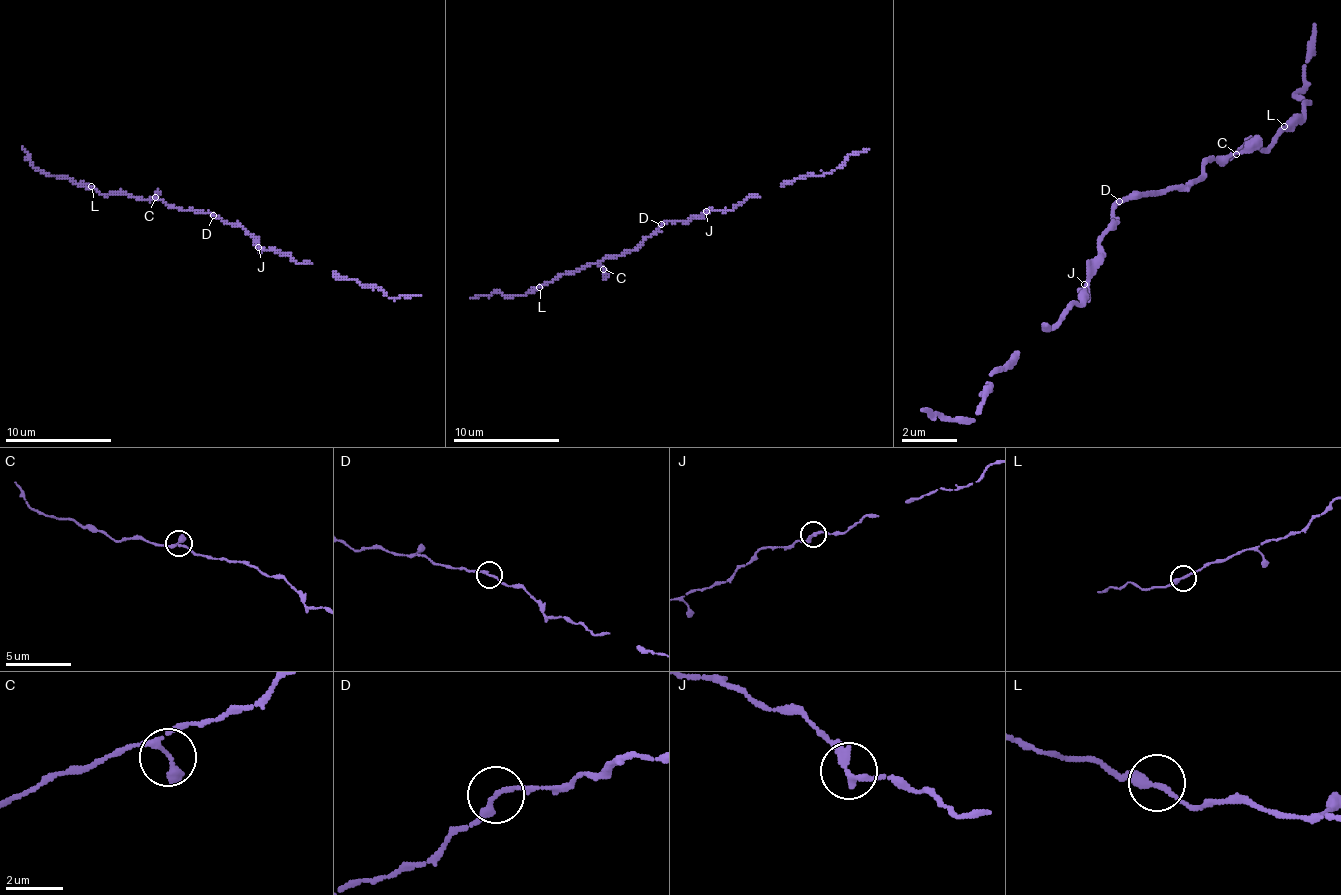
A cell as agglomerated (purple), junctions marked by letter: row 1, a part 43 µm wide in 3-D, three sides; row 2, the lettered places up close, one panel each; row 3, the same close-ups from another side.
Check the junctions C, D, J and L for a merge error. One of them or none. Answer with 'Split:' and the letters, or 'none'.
Split: none

